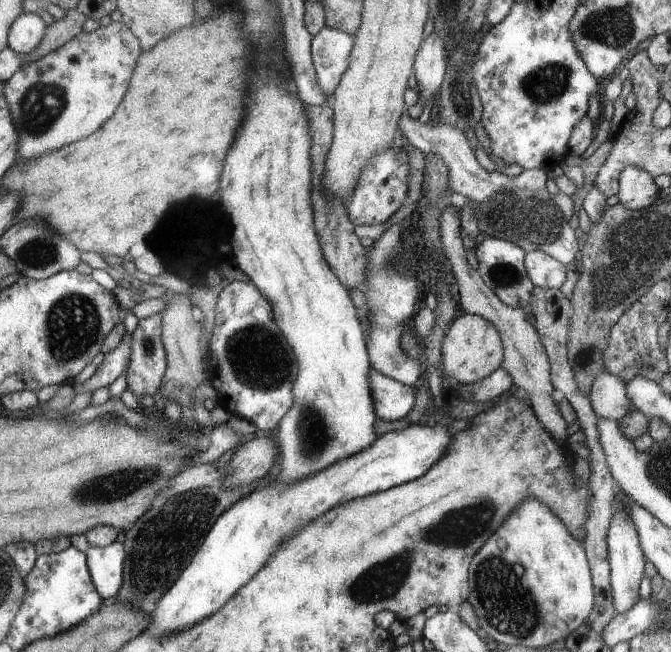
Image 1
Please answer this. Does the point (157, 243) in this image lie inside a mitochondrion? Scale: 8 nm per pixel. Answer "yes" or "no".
yes

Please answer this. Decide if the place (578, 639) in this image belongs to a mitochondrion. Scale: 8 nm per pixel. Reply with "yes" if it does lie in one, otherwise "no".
no

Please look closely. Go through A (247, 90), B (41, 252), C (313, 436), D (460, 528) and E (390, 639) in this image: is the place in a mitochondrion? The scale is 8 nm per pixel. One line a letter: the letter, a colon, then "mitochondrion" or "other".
A: other
B: mitochondrion
C: mitochondrion
D: mitochondrion
E: other

